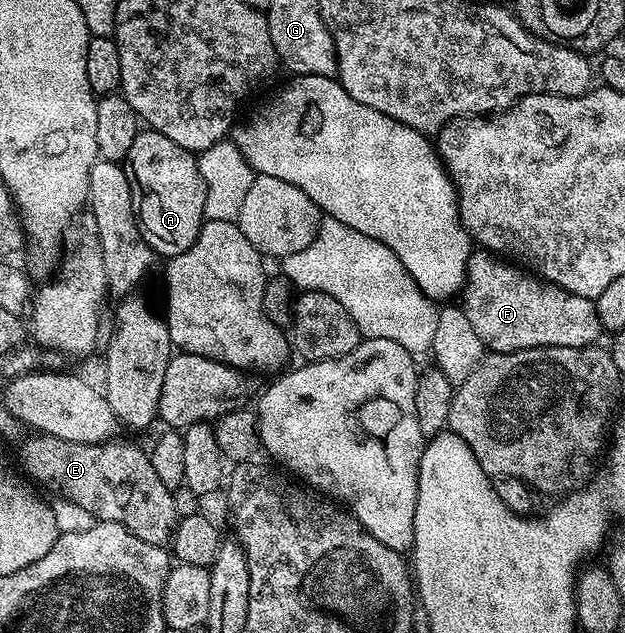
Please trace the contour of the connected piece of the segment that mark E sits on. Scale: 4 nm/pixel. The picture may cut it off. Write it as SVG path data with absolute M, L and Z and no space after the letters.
M41 433L31 437L35 438L25 439L19 450L18 465L21 470L23 465L22 473L36 487L44 486L59 494L55 496L62 501L85 508L85 512L100 522L121 524L133 532L133 536L154 546L163 546L170 539L177 521L173 491L161 484L150 453L144 447L142 450L131 442L120 440L77 444Z

